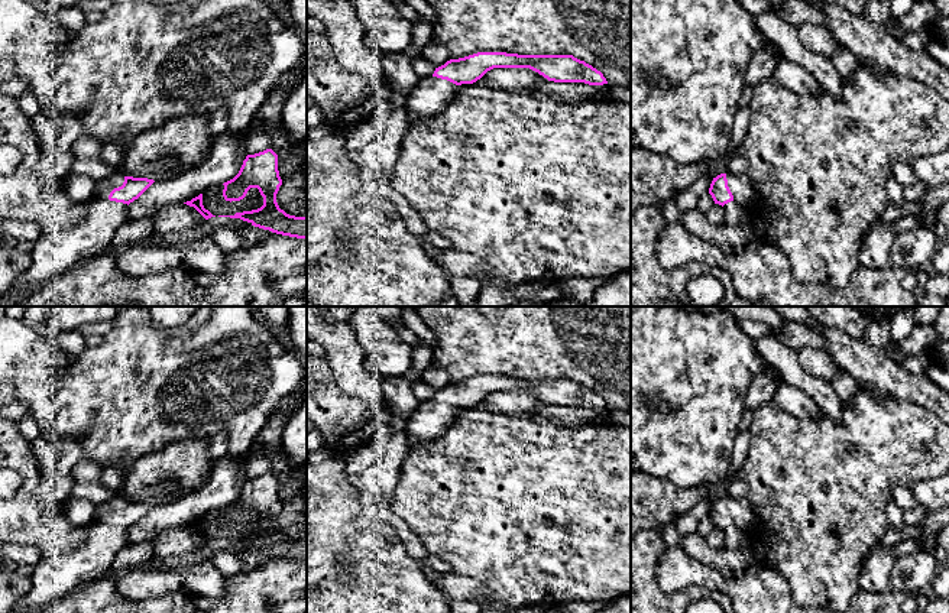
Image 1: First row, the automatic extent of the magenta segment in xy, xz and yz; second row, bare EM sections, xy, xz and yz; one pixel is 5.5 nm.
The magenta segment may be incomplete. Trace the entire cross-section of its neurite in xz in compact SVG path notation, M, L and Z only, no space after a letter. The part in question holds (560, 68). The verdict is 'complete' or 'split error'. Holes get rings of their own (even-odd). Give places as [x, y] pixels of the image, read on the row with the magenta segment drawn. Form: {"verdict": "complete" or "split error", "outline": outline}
{"verdict": "split error", "outline": "M477 52L447 61L399 100L407 111L408 127L440 113L453 100L459 85L473 84L493 68L529 68L554 82L608 84L600 71L573 55Z"}

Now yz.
{"verdict": "split error", "outline": "M720 173L713 178L709 194L715 204L725 205L735 201L744 211L755 207L758 191L754 181L746 175Z"}

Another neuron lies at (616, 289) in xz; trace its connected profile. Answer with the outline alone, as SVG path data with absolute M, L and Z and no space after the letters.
M631 270L619 272L600 285L590 306L631 306Z

